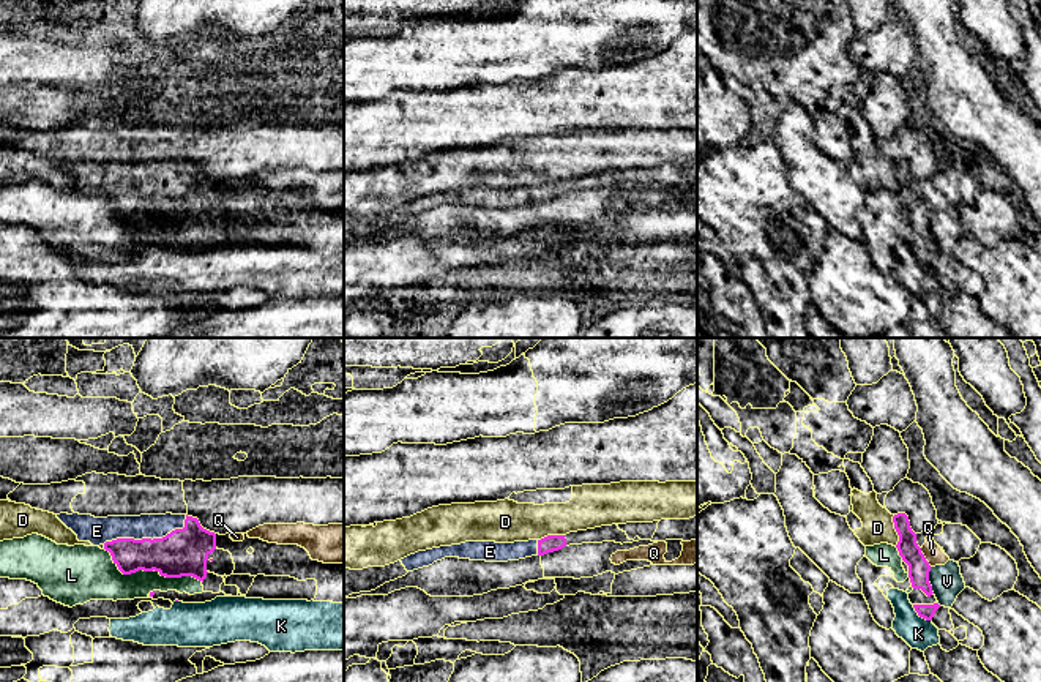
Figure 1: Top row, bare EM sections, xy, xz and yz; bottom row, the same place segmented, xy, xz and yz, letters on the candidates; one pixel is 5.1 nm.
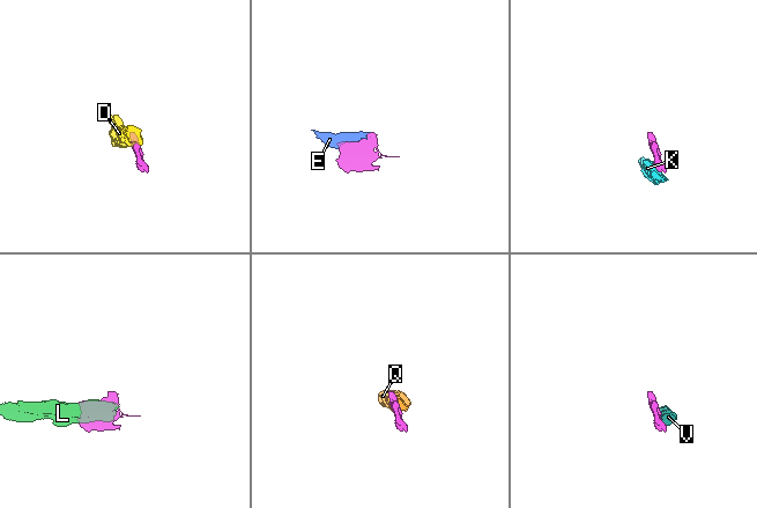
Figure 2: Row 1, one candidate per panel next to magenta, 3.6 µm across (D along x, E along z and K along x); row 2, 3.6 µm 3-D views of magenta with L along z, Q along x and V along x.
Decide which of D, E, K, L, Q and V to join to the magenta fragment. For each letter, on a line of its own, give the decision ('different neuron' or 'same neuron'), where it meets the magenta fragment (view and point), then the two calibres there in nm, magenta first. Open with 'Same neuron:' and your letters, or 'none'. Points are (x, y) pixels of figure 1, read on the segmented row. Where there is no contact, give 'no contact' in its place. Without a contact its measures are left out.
Same neuron: E
D: different neuron; meets magenta in yz at (896, 531); 110 nm thick on the magenta side, 160 nm on the other
E: same neuron; meets magenta in xy at (149, 539); 240 nm thick on the magenta side, 130 nm on the other
K: different neuron; meets magenta in yz at (920, 616); 80 nm thick on the magenta side, 160 nm on the other
L: different neuron; meets magenta in xy at (150, 570); 240 nm thick on the magenta side, 200 nm on the other
Q: different neuron; meets magenta in yz at (925, 558); 110 nm thick on the magenta side, 90 nm on the other
V: different neuron; meets magenta in yz at (928, 580); 110 nm thick on the magenta side, 160 nm on the other

